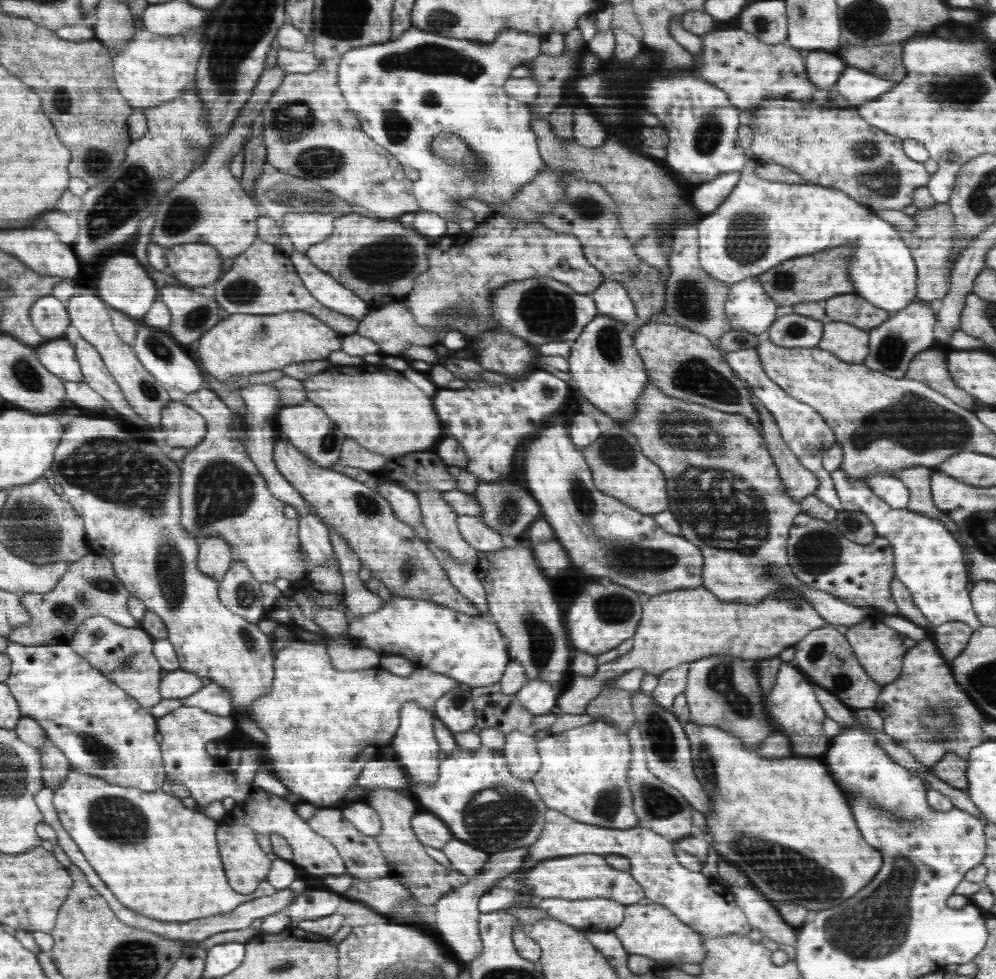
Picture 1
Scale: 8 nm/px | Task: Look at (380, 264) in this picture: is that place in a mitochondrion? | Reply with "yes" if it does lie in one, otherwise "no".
yes

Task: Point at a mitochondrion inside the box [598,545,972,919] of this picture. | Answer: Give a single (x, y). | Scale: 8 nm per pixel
(784, 870)

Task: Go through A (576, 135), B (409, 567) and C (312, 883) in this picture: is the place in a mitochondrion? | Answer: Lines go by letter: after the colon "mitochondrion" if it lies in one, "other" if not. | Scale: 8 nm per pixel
A: other
B: mitochondrion
C: other

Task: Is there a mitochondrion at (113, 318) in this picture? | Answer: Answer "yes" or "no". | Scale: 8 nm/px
no

